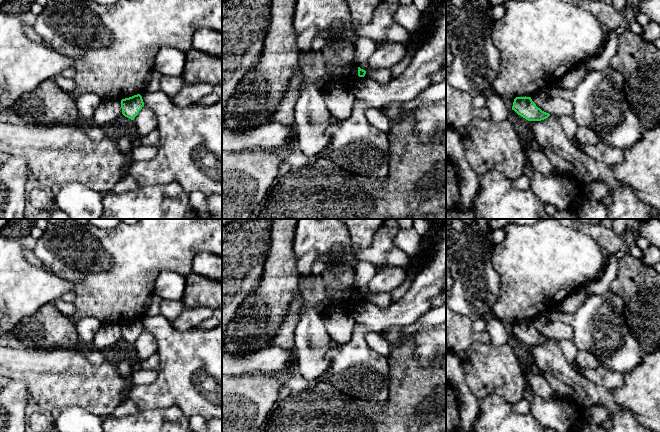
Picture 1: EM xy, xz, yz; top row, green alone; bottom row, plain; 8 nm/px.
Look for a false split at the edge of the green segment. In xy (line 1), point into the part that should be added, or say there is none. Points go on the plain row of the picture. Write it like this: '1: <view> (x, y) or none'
1: none

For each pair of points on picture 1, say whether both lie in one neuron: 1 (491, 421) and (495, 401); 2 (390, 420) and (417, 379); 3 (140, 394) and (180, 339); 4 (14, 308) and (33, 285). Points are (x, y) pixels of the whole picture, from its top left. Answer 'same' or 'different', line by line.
1: same
2: same
3: same
4: same

